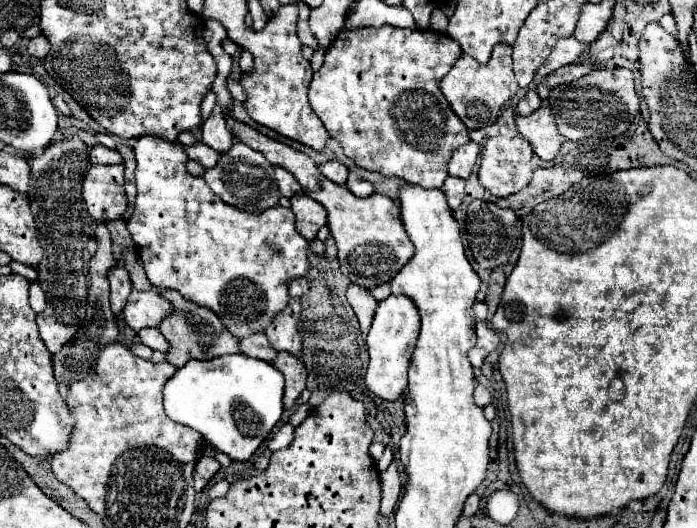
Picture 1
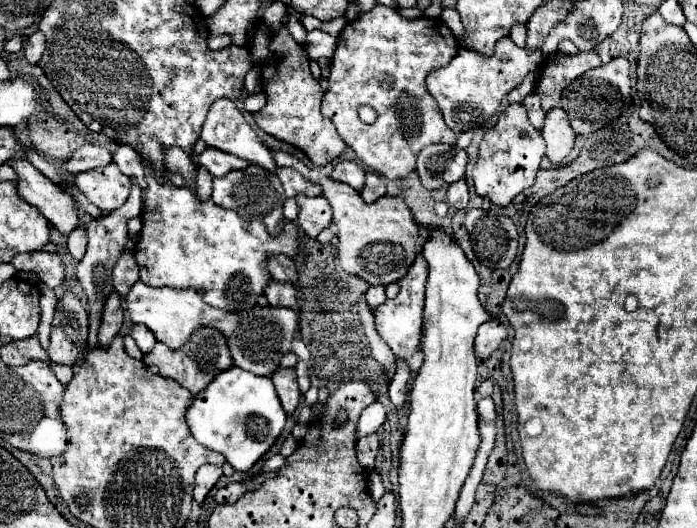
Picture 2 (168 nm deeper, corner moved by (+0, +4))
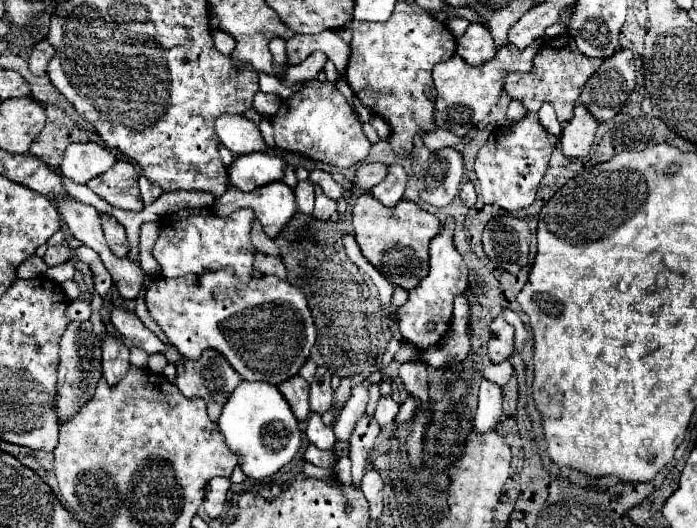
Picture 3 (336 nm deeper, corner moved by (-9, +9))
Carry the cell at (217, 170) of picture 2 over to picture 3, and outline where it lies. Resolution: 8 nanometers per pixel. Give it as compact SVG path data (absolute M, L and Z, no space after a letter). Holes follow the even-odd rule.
M252 152L236 156L228 166L230 184L240 190L254 190L256 186L282 180L284 160L274 152Z

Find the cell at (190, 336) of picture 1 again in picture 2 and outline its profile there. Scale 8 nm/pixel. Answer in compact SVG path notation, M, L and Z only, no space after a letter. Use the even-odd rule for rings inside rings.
M197 329L183 349L171 351L163 343L157 343L155 349L143 357L143 363L155 365L159 369L159 375L177 381L193 395L197 395L201 389L205 389L205 385L209 385L209 381L213 381L213 377L217 377L217 373L221 373L221 369L229 369L233 365L233 359L225 345L225 337L217 329Z

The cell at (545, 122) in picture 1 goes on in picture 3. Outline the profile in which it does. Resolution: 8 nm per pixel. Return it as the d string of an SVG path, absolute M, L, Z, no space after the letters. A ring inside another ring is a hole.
M576 104L572 120L564 122L562 136L560 136L560 146L566 158L584 158L590 152L590 146L594 142L598 120L586 112L582 104Z

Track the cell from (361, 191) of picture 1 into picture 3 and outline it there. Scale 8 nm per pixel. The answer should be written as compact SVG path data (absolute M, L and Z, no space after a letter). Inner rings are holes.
M400 164L388 166L386 178L372 188L372 196L378 198L384 206L394 206L398 200L402 200L406 178L406 170Z

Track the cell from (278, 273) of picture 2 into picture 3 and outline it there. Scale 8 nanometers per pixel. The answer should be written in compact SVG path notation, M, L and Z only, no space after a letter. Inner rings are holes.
M256 220L256 224L254 224L254 228L252 228L252 244L254 244L256 250L260 250L262 254L268 254L268 256L280 256L278 246L262 232L262 226L260 226L258 220Z

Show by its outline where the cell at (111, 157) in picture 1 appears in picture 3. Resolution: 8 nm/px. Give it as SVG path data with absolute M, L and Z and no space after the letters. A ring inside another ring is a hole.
M86 142L86 144L70 144L64 152L64 160L60 164L60 172L74 182L86 184L90 178L106 172L118 156L100 144Z

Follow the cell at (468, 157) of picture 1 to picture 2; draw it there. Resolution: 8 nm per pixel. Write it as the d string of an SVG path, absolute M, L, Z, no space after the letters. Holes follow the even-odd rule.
M437 143L425 147L417 157L417 175L425 189L435 191L465 177L467 153L455 145Z

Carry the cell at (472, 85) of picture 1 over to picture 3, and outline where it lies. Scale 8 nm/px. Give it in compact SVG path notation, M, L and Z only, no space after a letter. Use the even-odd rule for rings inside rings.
M538 38L534 44L530 44L528 48L520 50L514 44L506 44L502 46L496 56L488 62L484 62L482 66L470 66L464 58L460 58L458 54L442 64L434 66L434 86L436 86L436 120L438 126L444 130L450 130L458 136L466 136L472 128L476 128L478 122L482 122L492 106L500 100L502 92L504 92L504 80L510 72L530 72L532 64L534 64L534 56L540 52L542 44L546 42L546 38Z

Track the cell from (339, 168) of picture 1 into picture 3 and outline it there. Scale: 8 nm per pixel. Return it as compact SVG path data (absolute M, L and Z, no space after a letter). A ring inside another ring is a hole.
M362 164L356 172L354 186L360 192L370 192L386 176L386 164Z

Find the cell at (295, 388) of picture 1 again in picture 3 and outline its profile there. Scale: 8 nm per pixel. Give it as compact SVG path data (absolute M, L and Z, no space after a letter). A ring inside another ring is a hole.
M292 376L286 382L278 384L278 390L282 392L282 396L286 398L286 402L290 404L294 416L298 422L306 420L310 414L310 404L308 404L308 382L302 376Z

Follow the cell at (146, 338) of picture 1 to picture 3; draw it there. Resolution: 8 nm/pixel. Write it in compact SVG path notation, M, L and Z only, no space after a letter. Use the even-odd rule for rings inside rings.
M114 308L112 310L112 324L114 328L136 348L142 348L146 354L154 354L154 352L164 352L168 356L168 362L178 362L182 360L180 352L174 348L168 348L162 344L162 340L150 332L140 318L134 312L126 312L122 308Z

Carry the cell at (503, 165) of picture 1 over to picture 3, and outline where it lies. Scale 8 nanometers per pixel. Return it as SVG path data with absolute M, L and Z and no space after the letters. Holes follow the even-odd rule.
M524 116L522 120L496 128L488 142L480 148L476 158L476 176L482 190L482 200L486 204L498 204L508 212L516 212L534 202L540 180L548 168L552 154L552 144L548 132L536 120L536 116Z

